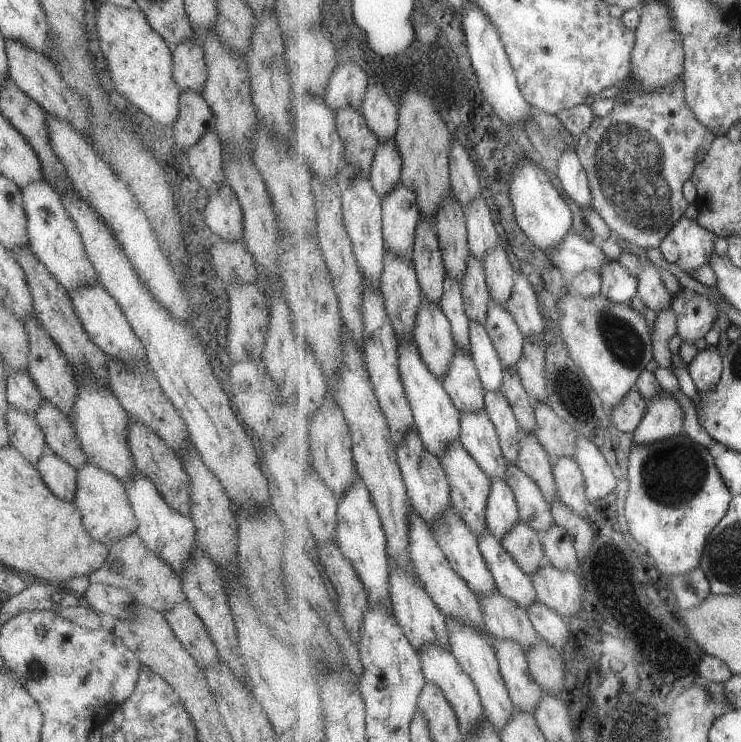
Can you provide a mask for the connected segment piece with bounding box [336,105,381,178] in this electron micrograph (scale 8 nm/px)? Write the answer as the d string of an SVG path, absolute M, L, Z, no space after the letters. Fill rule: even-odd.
M352 105L339 109L336 114L336 129L345 146L344 160L356 165L371 178L370 173L381 142L368 126L363 112Z

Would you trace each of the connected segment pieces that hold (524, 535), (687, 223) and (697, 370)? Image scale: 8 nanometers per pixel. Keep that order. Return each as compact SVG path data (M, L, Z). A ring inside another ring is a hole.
M520 519L502 539L503 547L515 558L527 575L537 573L545 562L543 537L529 524Z
M682 217L662 243L660 251L667 262L677 264L689 275L695 275L712 262L712 250L718 238L702 228L697 220Z
M707 346L697 352L690 362L688 372L691 374L697 389L703 393L715 391L724 372L724 363L717 346Z

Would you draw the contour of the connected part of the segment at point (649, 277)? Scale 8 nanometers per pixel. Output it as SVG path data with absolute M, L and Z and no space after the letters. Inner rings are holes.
M651 262L637 270L638 296L644 305L652 309L656 314L669 309L674 302L675 294L671 294L661 278L660 268Z

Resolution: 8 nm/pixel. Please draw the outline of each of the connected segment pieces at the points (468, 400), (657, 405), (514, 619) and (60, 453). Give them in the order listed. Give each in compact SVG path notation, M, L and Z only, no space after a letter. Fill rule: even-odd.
M457 346L449 371L442 379L446 392L459 411L482 411L486 408L486 389L482 384L472 351Z
M661 392L649 401L646 416L633 434L632 445L647 445L684 434L685 412L679 400Z
M497 590L492 595L478 594L478 602L483 610L487 631L501 639L514 639L525 652L539 642L537 633L527 609L514 599Z
M41 400L33 416L43 432L45 447L75 470L84 466L87 460L67 415L52 403Z

